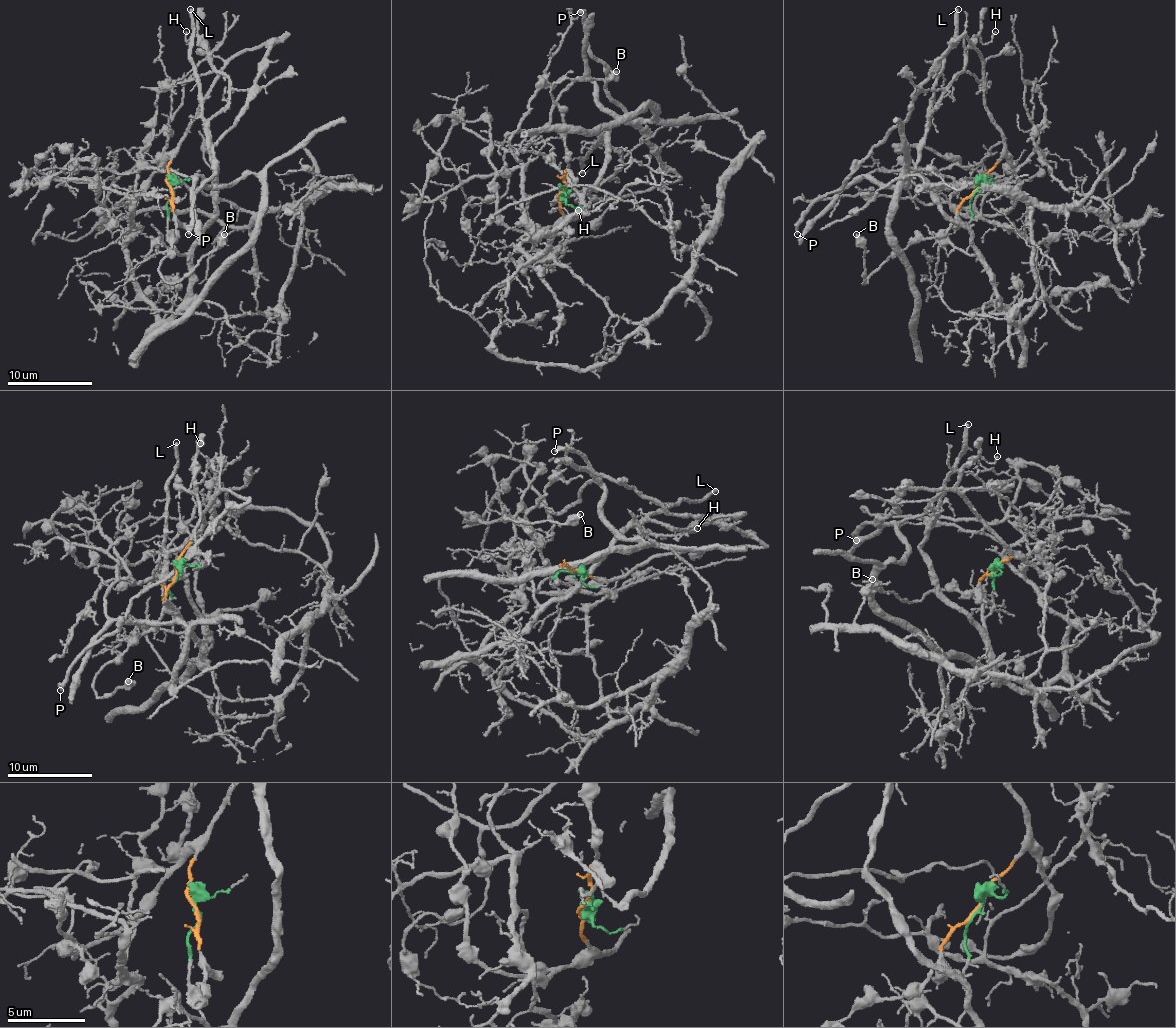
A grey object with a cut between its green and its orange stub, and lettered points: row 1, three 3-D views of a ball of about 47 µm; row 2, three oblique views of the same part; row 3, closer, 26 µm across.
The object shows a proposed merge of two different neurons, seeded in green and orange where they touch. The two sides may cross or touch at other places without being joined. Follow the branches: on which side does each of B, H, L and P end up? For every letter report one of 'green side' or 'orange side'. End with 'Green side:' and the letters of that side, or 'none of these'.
B: orange side
H: green side
L: green side
P: orange side
Green side: H, L

